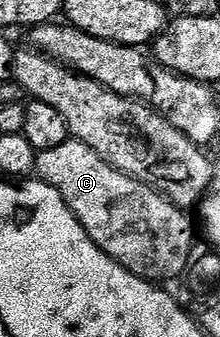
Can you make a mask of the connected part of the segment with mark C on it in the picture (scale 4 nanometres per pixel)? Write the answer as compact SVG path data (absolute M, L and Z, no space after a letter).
M69 140L66 144L58 144L58 148L39 151L36 155L36 174L41 182L50 184L66 200L70 212L88 229L89 236L116 261L134 276L145 278L147 282L168 284L171 278L179 279L193 261L192 254L192 222L185 211L165 198L157 190L151 190L146 184L118 172L98 152L86 148L86 144Z

